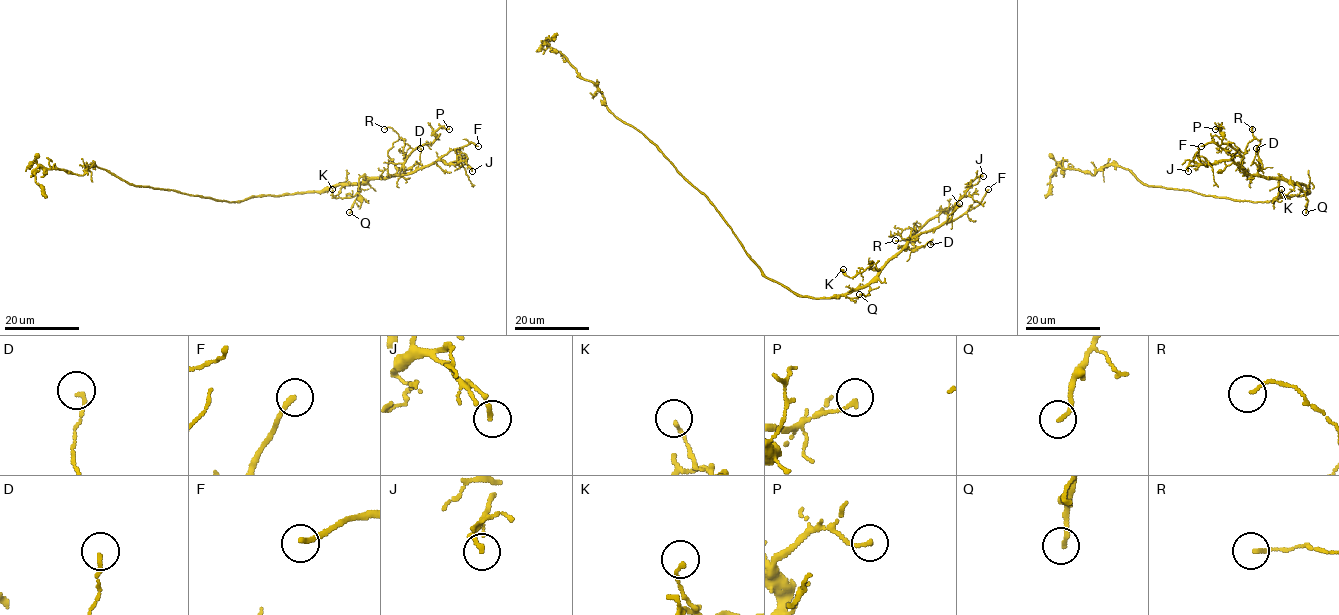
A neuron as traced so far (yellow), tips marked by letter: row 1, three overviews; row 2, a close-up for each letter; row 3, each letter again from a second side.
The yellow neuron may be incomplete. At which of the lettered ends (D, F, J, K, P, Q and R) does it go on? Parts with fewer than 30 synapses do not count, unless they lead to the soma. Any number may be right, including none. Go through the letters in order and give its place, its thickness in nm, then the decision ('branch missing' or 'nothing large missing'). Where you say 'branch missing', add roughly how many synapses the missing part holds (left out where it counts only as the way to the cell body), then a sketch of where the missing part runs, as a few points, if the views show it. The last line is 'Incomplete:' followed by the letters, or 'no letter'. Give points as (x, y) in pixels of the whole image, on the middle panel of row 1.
D: at (930, 244); 150 nm thick; nothing large missing
F: at (988, 189); 200 nm thick; branch missing; missing branch runs (988, 189), (995, 211)
J: at (983, 176); 160 nm thick; nothing large missing
K: at (843, 269); 130 nm thick; nothing large missing
P: at (959, 203); 160 nm thick; nothing large missing
Q: at (859, 294); 180 nm thick; nothing large missing
R: at (895, 240); 120 nm thick; nothing large missing
Incomplete: F

